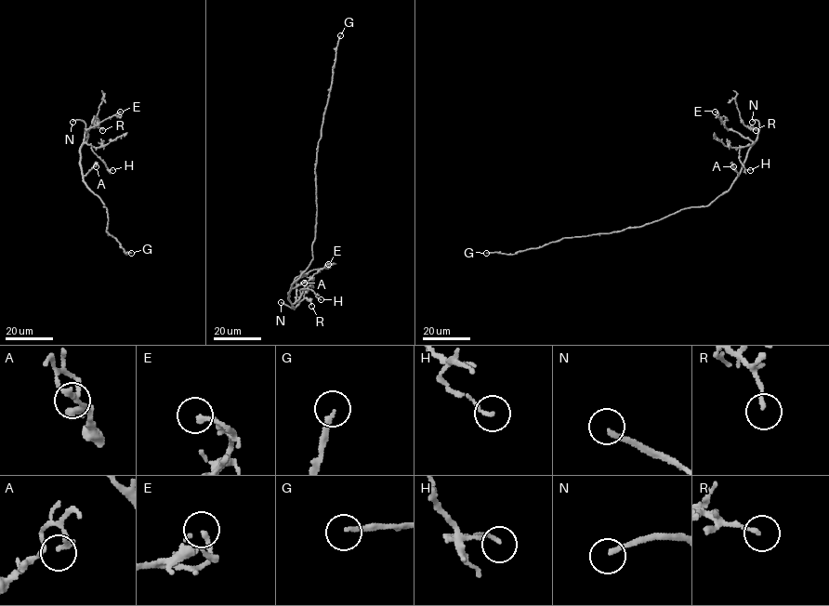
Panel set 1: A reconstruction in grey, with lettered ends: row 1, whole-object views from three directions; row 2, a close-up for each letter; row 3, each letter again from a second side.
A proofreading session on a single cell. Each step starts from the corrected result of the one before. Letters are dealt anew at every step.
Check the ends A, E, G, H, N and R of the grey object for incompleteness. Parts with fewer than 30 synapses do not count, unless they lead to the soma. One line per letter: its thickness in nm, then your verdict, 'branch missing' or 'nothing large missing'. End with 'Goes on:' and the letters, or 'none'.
A: 240 nm | nothing large missing
E: 200 nm | nothing large missing
G: 160 nm | branch missing
H: 130 nm | nothing large missing
N: 180 nm | branch missing
R: 150 nm | nothing large missing
Goes on: G, N

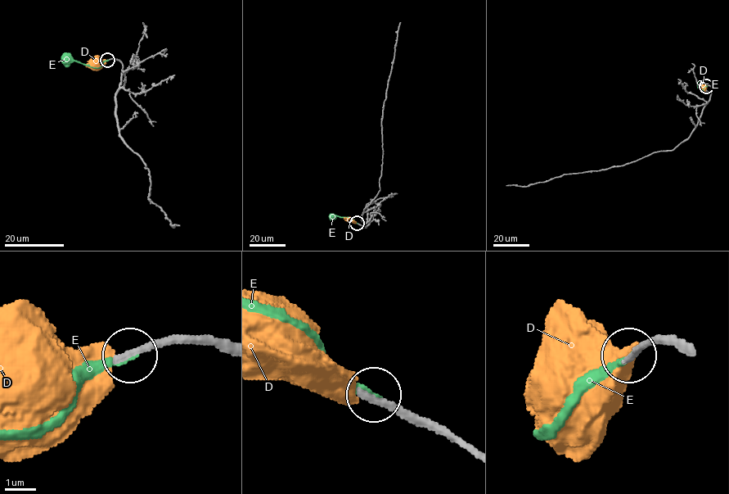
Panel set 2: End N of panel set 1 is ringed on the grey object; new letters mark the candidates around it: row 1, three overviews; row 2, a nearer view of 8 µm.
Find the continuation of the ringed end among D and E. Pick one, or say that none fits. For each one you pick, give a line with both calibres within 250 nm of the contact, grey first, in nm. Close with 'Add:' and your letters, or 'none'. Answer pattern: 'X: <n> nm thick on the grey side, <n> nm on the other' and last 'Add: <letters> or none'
E: 240 nm thick on the grey side, 170 nm on the other
Add: E

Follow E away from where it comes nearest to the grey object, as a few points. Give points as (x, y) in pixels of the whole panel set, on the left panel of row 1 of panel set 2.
E: (107, 61), (96, 67), (67, 58)

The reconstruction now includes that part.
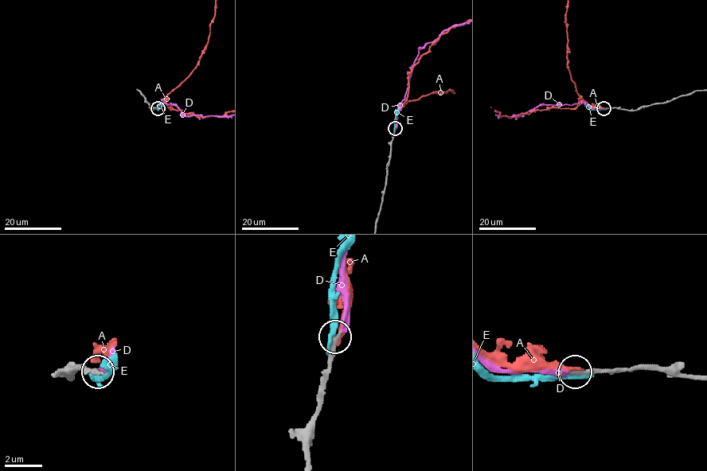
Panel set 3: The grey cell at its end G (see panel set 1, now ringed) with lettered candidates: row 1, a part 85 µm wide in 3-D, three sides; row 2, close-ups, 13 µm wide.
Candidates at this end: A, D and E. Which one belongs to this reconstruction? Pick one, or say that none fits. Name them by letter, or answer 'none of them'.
none of them

